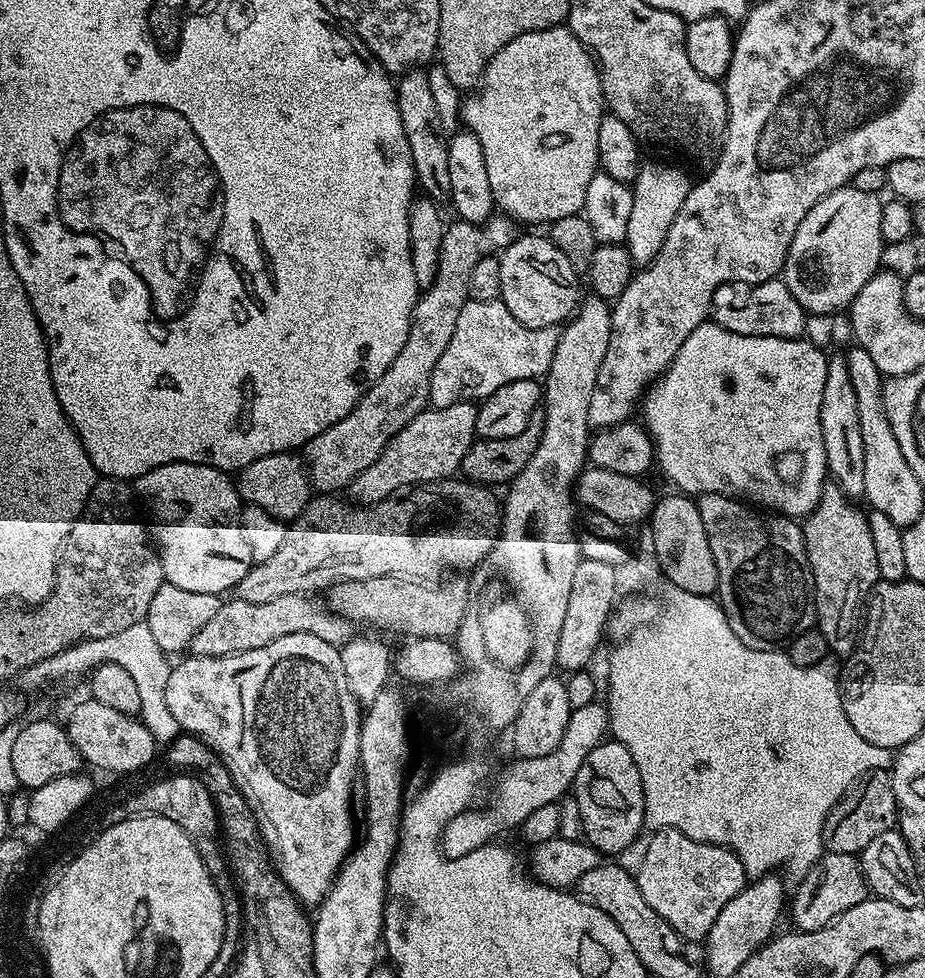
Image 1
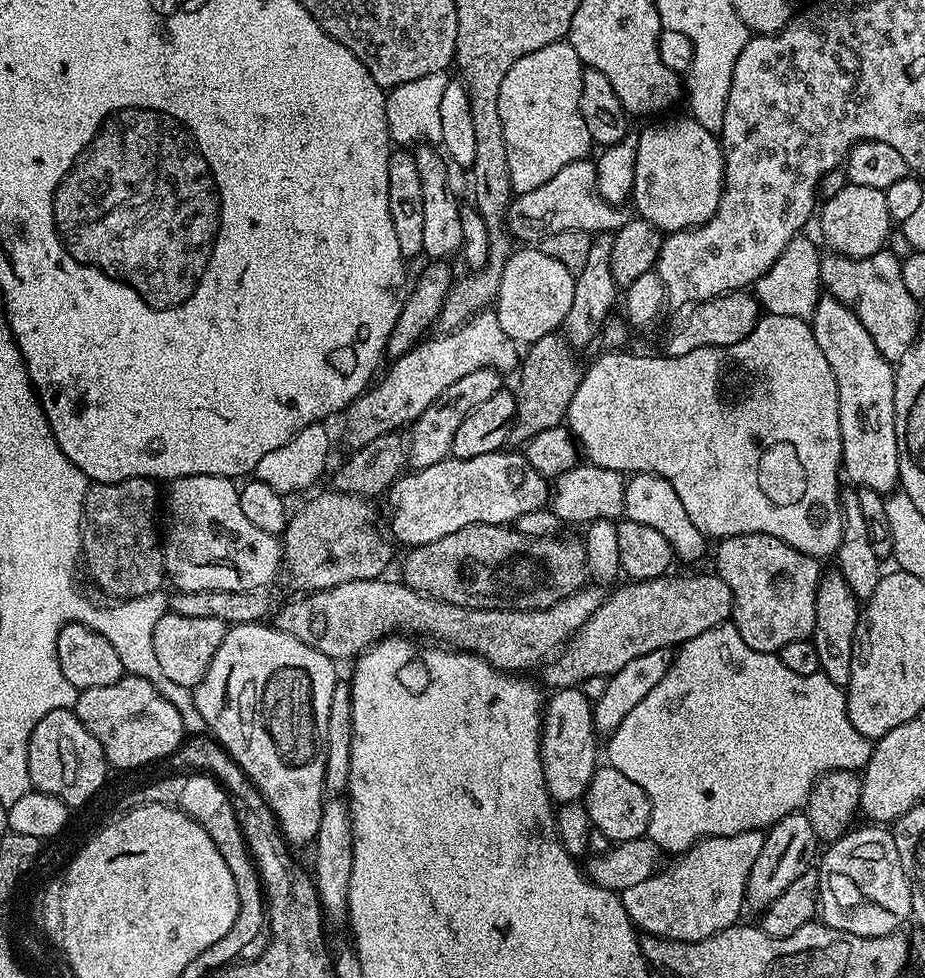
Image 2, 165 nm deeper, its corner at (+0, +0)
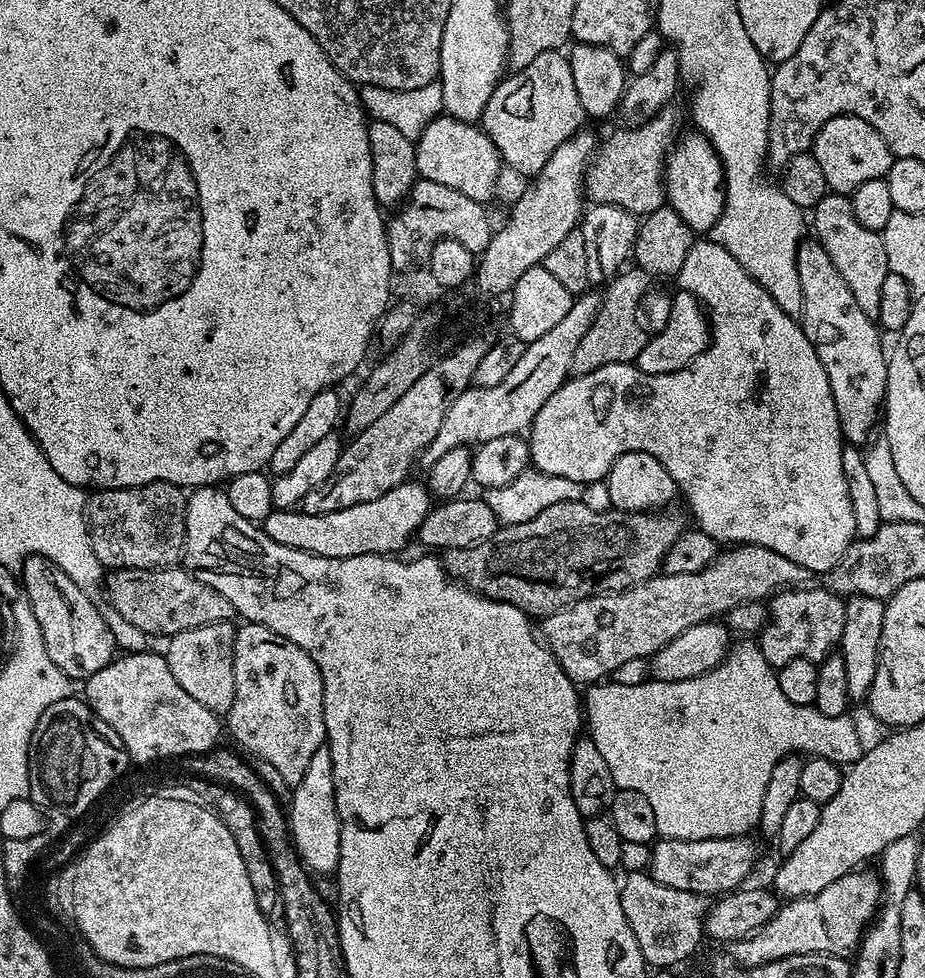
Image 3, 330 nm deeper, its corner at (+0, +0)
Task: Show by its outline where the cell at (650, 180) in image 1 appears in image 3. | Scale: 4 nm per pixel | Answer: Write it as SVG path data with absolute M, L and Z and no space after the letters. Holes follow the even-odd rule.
M693 133L684 138L682 136L665 159L665 197L693 233L706 234L725 208L724 168L712 143L703 133Z

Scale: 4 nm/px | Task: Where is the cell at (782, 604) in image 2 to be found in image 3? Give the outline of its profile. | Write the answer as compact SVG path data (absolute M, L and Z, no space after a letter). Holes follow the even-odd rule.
M789 586L771 597L768 622L758 634L758 643L762 658L766 658L766 662L775 669L786 666L786 662L794 662L794 658L802 658L803 656L808 660L817 662L826 660L840 643L842 628L846 626L845 601L827 586L821 586L821 588L808 587Z

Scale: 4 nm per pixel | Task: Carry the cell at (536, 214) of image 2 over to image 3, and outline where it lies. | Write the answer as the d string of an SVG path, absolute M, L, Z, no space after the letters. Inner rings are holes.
M675 106L664 108L650 122L640 128L627 127L624 132L616 132L608 141L601 143L596 155L588 161L586 173L586 196L589 201L597 204L617 204L622 210L630 210L638 218L649 216L654 210L665 207L665 159L680 128L680 112Z

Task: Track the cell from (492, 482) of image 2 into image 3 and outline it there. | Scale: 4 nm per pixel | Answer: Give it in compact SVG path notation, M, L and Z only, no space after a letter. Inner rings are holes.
M402 483L394 490L382 494L382 498L374 498L374 502L358 502L358 506L346 506L346 510L334 510L330 514L306 514L303 510L277 508L264 519L262 527L266 535L274 538L274 542L322 558L354 558L371 552L376 556L396 554L408 539L412 540L417 535L419 527L434 505L433 497L425 485L412 483Z

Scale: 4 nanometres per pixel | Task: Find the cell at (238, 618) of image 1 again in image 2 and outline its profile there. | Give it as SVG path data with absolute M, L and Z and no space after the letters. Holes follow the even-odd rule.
M388 579L342 582L342 586L337 588L327 588L321 592L301 595L296 598L300 600L292 600L277 610L274 626L282 630L282 634L290 634L298 638L298 642L306 642L306 646L326 654L334 662L348 659L351 661L360 653L367 652L377 640L382 640L386 636L411 634L416 638L431 638L437 645L455 648L457 652L472 652L475 656L481 656L490 666L500 669L501 672L524 674L527 668L532 668L535 664L543 665L553 653L563 648L570 637L592 617L594 610L598 610L602 599L602 592L591 586L585 586L574 594L562 598L562 602L554 602L554 606L546 606L538 610L523 612L517 608L506 610L467 608L427 596L425 592L414 590L399 579L396 579L397 581Z

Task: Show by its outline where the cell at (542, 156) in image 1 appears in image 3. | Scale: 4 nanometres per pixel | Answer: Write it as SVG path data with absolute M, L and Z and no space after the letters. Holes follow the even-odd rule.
M557 50L538 54L530 66L515 69L501 79L494 94L490 94L490 102L486 102L482 127L500 151L500 159L507 167L509 164L518 175L534 178L542 166L546 166L550 154L554 154L554 150L558 150L558 146L562 146L562 142L566 142L574 133L581 131L583 124L580 123L585 123L585 120L582 102L578 102L578 90L574 90L574 77L570 75L567 55Z

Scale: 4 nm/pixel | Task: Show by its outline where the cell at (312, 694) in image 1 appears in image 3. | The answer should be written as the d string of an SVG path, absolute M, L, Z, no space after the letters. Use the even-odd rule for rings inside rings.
M241 623L234 642L234 702L226 713L226 728L232 731L233 738L245 753L270 762L287 784L294 786L302 782L302 774L306 774L314 750L326 744L324 687L318 666L310 654L290 642L290 638L282 638L282 634L274 634L274 630L266 626Z

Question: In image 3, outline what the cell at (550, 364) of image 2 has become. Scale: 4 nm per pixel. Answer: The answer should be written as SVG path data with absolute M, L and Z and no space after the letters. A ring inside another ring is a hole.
M635 266L625 267L608 281L602 292L598 314L586 330L582 342L578 342L578 350L574 350L574 362L570 362L570 373L573 377L585 376L602 366L631 364L636 361L649 337L640 321L640 303L648 292L648 283L648 273Z

